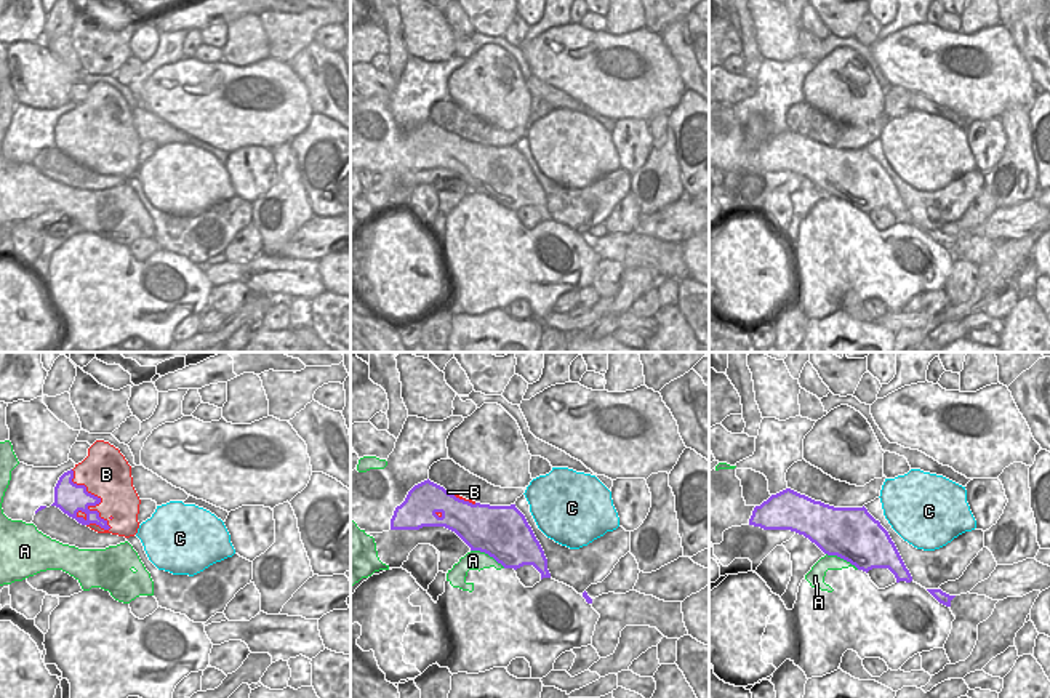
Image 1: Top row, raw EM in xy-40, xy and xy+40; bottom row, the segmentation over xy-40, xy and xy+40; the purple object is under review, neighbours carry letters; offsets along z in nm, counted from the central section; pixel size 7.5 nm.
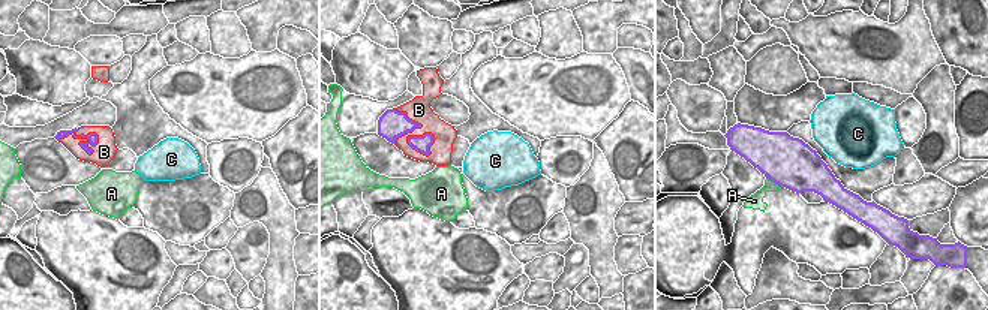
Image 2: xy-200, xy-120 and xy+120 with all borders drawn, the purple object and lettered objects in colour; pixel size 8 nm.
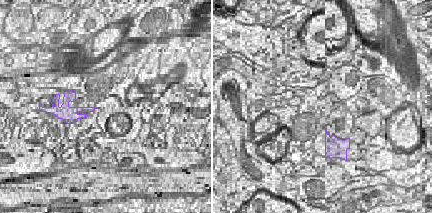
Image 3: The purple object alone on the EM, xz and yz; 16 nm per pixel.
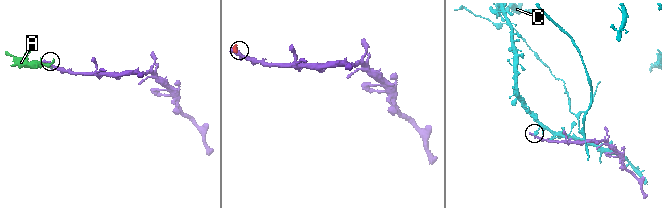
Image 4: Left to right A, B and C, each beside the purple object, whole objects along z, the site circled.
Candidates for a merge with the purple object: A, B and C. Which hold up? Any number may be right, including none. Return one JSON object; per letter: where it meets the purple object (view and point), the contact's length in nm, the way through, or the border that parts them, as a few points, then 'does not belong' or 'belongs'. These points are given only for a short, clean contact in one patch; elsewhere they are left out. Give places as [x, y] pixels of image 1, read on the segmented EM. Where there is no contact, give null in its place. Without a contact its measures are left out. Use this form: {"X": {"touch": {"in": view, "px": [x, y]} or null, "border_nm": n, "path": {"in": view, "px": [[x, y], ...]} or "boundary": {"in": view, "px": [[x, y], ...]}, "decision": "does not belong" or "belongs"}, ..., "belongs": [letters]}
{"A": {"touch": {"in": "xy", "px": [488, 554]}, "border_nm": 300, "decision": "belongs"}, "B": {"touch": {"in": "xy-40", "px": [100, 500]}, "border_nm": 550, "decision": "does not belong"}, "C": {"touch": null, "decision": "does not belong"}, "belongs": ["A"]}

